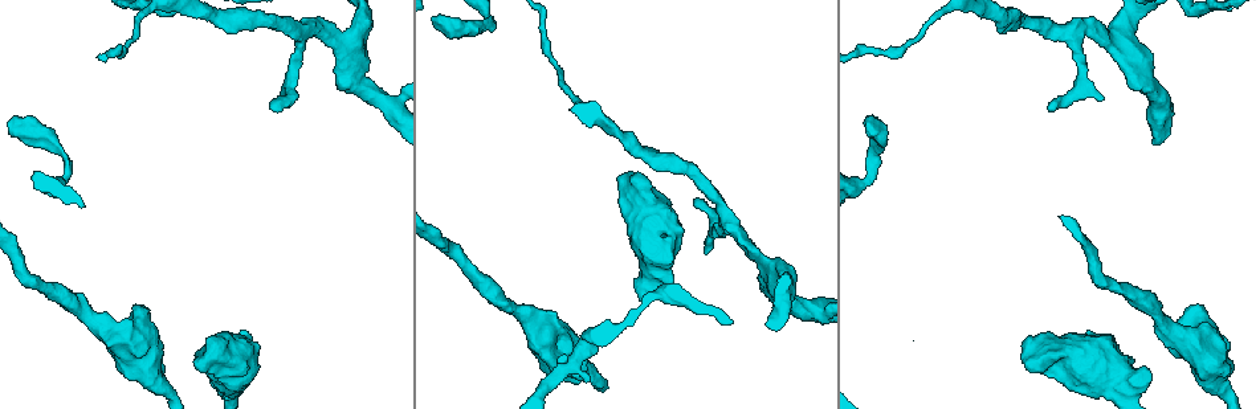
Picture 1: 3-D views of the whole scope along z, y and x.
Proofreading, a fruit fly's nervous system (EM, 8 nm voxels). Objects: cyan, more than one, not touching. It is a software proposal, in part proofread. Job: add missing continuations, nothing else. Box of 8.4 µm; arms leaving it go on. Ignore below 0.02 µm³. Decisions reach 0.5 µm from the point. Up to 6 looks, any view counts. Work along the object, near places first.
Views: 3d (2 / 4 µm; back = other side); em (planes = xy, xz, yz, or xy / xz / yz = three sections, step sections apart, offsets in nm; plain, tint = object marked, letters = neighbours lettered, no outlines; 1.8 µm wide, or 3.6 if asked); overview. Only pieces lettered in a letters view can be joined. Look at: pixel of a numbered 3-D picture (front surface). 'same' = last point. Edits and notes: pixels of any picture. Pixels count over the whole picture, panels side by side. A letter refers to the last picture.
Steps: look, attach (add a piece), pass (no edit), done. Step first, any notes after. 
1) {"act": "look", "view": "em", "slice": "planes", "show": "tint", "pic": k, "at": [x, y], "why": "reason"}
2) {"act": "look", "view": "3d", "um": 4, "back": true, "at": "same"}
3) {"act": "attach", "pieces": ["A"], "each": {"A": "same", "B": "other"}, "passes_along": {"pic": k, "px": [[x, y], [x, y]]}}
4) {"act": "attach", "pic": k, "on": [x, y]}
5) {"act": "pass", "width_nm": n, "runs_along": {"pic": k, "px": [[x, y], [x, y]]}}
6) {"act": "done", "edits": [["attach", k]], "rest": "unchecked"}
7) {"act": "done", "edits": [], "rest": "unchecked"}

{"act": "look", "view": "em", "slice": "planes", "show": "letters", "pic": 1, "at": [1073, 29], "why": "sharp bend"}

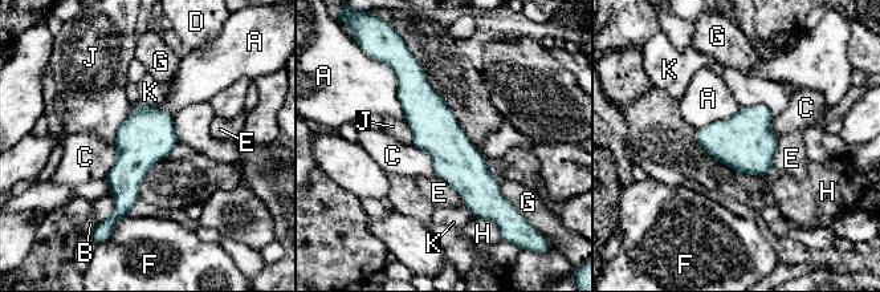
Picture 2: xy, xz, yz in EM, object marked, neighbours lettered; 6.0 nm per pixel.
{"act": "pass", "each": {"A": "other", "B": "other", "C": "other", "D": "other", "E": "other", "F": "other", "G": "other", "H": "other", "J": "other", "K": "other"}, "runs_along": {"pic": 2, "px": [[416, 69], [480, 214]]}, "found": "no lettered piece goes on from it"}

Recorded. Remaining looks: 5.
{"act": "look", "view": "3d", "um": 2, "pic": 1, "at": [270, 107], "why": "an open end"}

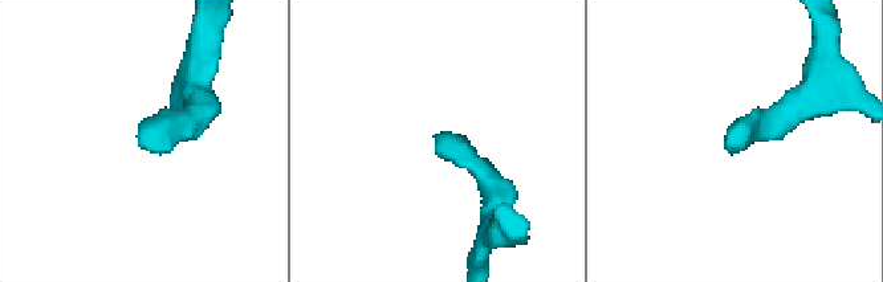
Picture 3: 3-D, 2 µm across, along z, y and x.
{"act": "look", "view": "em", "slice": "planes", "show": "letters", "pic": 3, "at": [142, 145]}

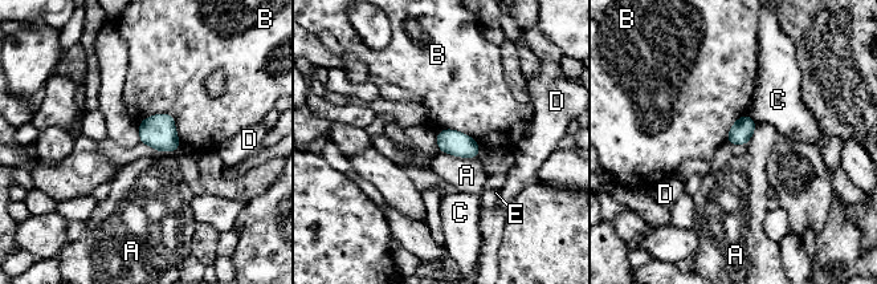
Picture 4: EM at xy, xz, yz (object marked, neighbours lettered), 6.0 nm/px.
{"act": "pass", "each": {"A": "other", "B": "other", "C": "other", "D": "other", "E": "other"}, "border": {"pic": 4, "px": [[138, 122], [168, 113], [180, 145]]}, "found": "no lettered piece goes on from it"}

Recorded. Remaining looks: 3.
{"act": "look", "view": "em", "slice": "planes", "show": "letters", "pic": 1, "at": [622, 176], "why": "thick end"}

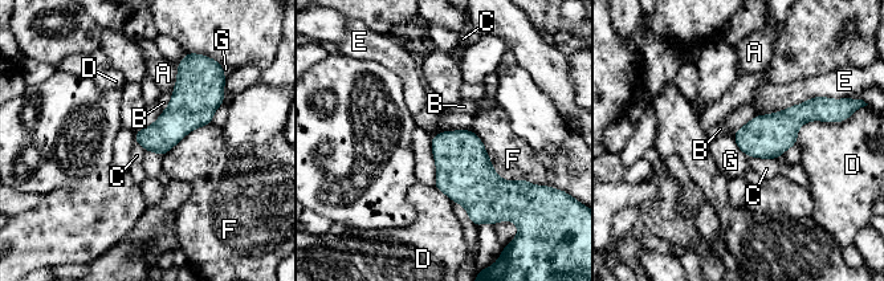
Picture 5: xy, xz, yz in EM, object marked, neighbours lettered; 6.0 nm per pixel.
{"act": "pass", "longest_contact_nm": ["F", 460], "each": {"A": "other", "B": "other", "C": "other", "D": "other", "E": "other", "F": "other", "G": "other"}, "found": "none of them fits"}

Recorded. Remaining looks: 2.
{"act": "done", "edits": [], "rest": "unchecked"}

